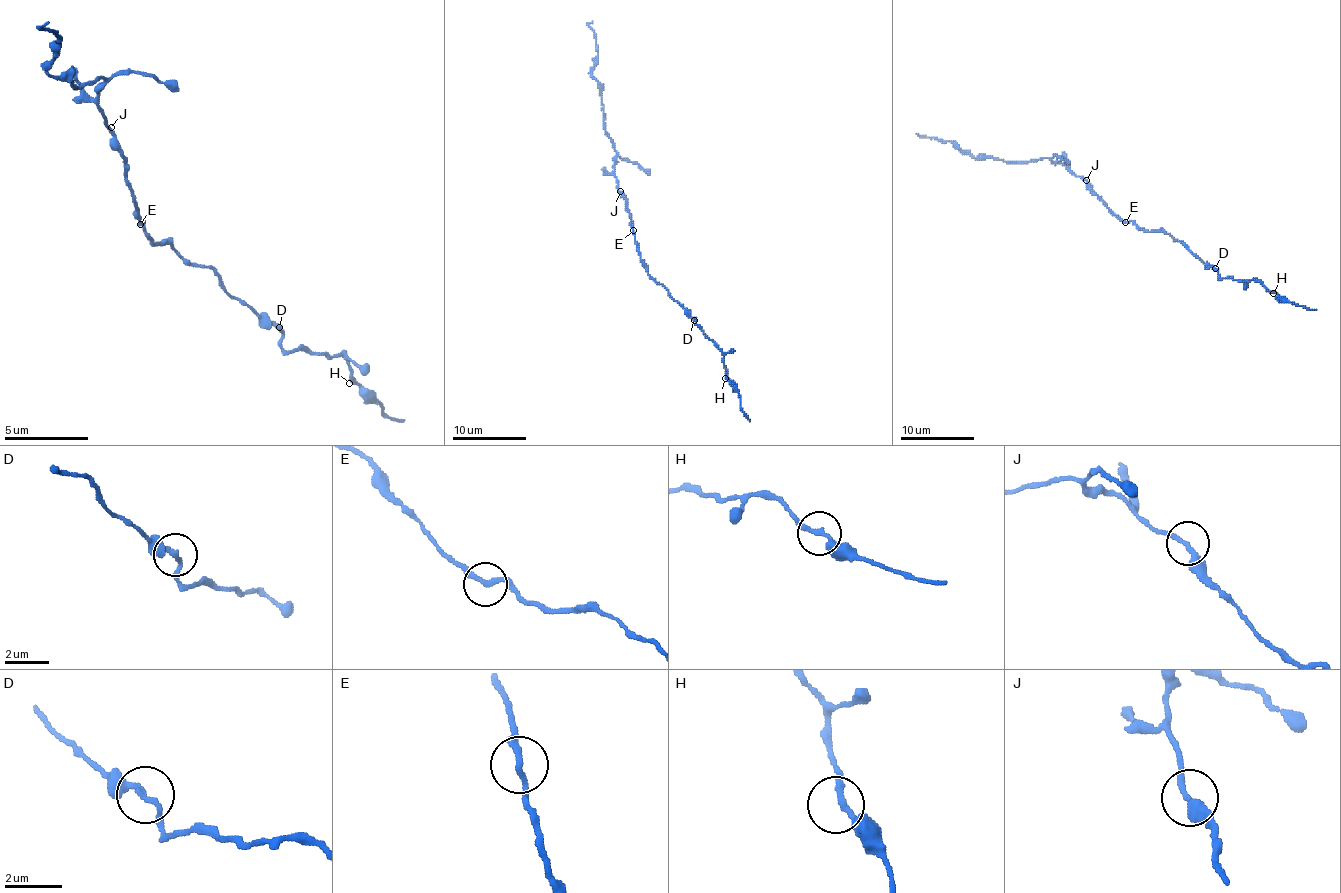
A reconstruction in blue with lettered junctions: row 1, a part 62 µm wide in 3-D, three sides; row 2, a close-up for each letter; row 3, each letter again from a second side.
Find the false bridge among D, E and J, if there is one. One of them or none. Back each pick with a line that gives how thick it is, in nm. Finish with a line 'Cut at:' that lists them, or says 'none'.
Cut at: none

